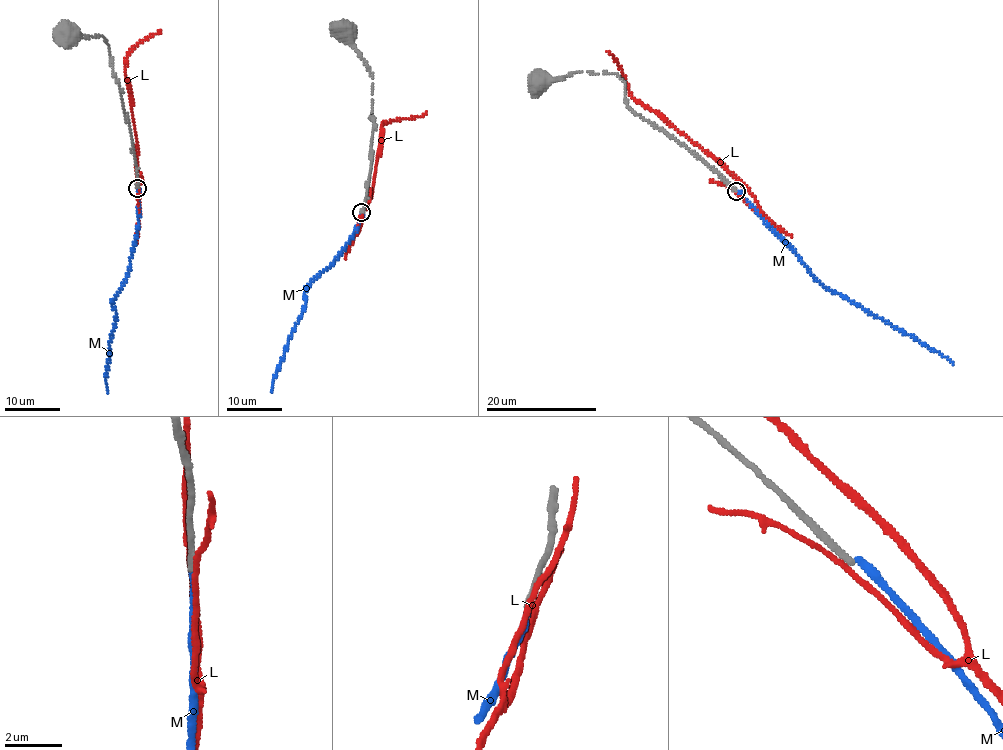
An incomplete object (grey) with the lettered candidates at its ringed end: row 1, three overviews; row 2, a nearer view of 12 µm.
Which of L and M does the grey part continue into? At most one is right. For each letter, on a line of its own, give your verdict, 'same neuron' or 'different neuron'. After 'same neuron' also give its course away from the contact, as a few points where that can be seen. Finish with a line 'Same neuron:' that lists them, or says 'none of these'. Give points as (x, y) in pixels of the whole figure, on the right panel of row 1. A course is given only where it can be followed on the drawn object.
L: different neuron
M: different neuron
Same neuron: none of these

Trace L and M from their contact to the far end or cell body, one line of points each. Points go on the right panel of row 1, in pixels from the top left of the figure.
L: (735, 190), (754, 209), (758, 207), (755, 198), (713, 156), (630, 94), (626, 80), (607, 50)
M: (736, 190), (829, 289), (912, 335), (953, 363)

